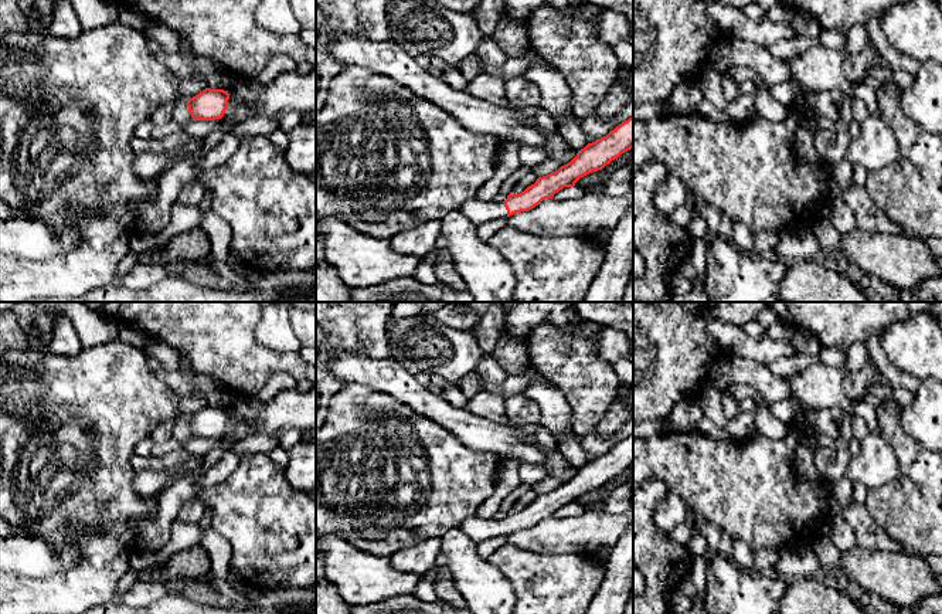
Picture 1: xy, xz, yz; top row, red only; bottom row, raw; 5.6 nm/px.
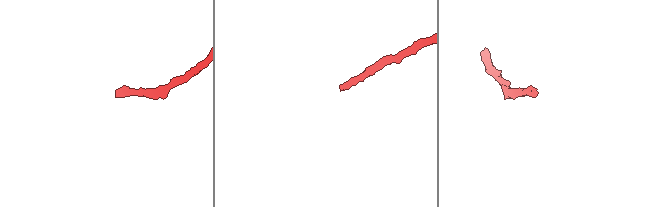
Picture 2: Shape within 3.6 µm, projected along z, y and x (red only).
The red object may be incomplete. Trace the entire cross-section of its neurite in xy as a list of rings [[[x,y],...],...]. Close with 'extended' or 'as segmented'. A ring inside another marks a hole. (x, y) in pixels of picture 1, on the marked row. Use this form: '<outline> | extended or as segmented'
[[[205,88],[198,95],[187,99],[193,121],[221,119],[228,109],[229,94],[224,89]]] | as segmented

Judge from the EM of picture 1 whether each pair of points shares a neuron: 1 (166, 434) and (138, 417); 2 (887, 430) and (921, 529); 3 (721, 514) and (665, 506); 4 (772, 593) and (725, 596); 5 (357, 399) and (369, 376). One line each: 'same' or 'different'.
1: different
2: same
3: different
4: same
5: different

